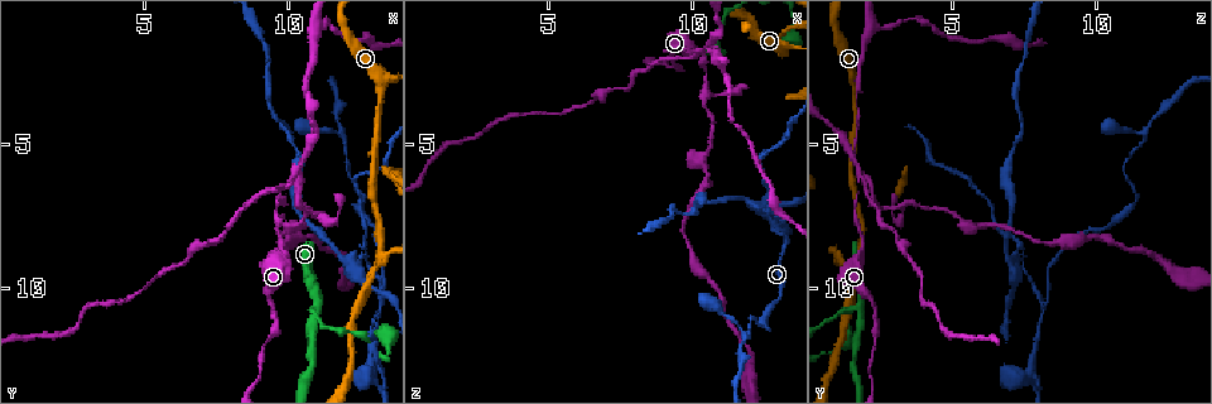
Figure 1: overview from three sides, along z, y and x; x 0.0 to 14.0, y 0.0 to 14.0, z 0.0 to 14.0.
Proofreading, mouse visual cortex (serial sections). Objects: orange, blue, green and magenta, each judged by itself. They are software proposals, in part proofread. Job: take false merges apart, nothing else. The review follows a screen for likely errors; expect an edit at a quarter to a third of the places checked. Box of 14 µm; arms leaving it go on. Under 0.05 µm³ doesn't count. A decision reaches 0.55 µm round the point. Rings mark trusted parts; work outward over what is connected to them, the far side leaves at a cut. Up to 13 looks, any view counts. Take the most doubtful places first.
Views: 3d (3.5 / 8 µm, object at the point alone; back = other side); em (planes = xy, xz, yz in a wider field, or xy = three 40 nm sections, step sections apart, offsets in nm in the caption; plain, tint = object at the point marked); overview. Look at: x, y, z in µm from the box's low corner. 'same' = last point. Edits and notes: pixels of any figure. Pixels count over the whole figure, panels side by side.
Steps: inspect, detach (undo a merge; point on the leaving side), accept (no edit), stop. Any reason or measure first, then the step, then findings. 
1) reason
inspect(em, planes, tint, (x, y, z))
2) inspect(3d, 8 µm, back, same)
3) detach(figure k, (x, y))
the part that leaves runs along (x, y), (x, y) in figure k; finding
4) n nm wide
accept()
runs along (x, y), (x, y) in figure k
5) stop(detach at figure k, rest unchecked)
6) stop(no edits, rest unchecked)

three-way junction
inspect(3d, 8 µm, (13.4, 10.4, 8.2))

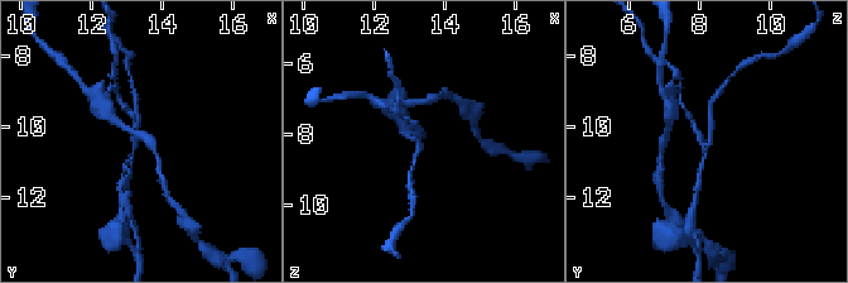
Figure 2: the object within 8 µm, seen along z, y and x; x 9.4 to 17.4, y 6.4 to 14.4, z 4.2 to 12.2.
inspect(3d, 3.5 µm, (13.2, 10.5, 8.1))

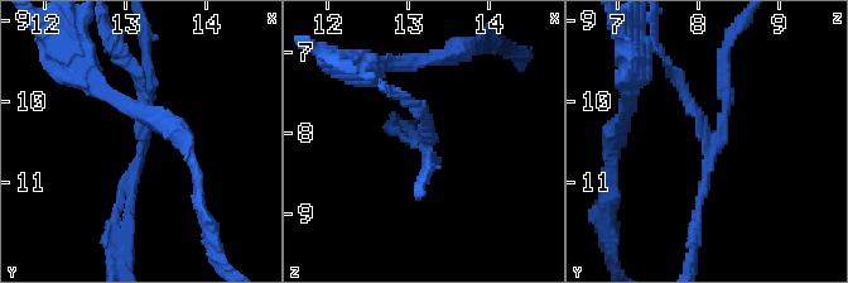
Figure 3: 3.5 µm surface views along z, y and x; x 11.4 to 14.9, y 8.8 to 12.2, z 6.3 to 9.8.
3 arms; arms of 100, 150, 150 nm; now the EM
inspect(em, planes, tint, (13.25, 10.45, 8.25))

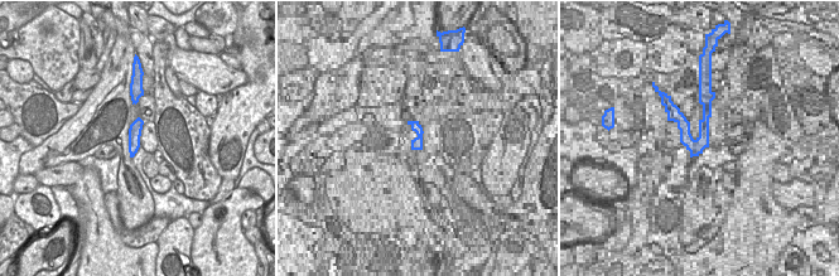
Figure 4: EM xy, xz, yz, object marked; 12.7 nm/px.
detach(figure 3, (687, 99))
the part that leaves runs along (713, 140), (655, 39) in figure 3; two cells meet here

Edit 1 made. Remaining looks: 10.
see it whole again
inspect(overview)

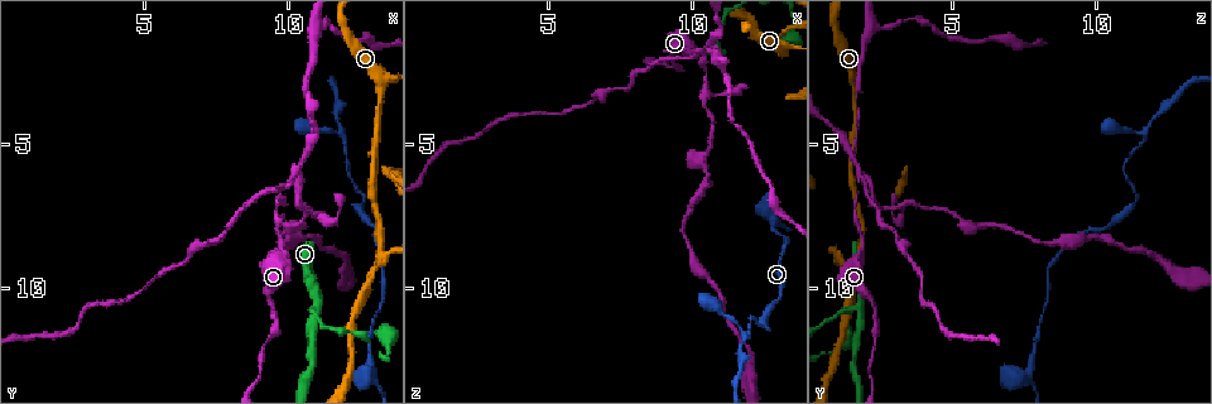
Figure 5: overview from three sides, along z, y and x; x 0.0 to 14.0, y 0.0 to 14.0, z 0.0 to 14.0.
three arms meet
inspect(em, xy, step 5, tint, (11.0, 10.6, 1.8))

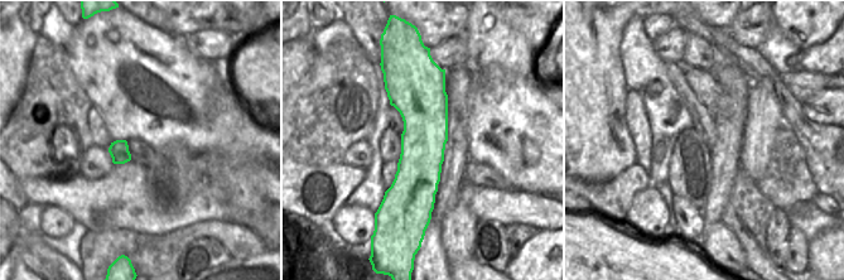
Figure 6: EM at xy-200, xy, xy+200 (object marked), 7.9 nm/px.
inspect(3d, 3.5 µm, same)

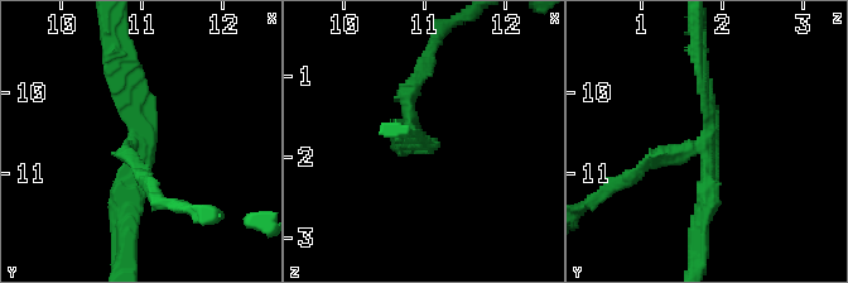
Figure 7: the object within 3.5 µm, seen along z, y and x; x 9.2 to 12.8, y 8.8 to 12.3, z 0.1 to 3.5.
3 arms; arms of 200, 200, 250 nm
detach(figure 7, (414, 90))
the part that leaves runs along (409, 123), (409, 91), (437, 33) in figure 7; a second cell is stuck on

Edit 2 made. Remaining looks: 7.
abrupt turn
inspect(3d, 3.5 µm, (12.6, 6.8, 11.5))

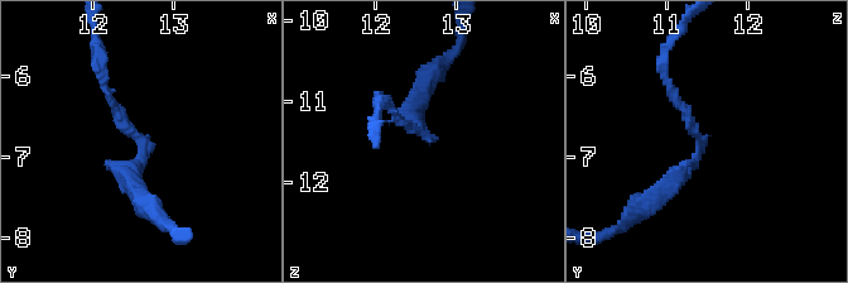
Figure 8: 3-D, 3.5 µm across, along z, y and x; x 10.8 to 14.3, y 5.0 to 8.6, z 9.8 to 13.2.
inspect(em, xy, step 5, tint, (12.65, 6.80, 11.40))

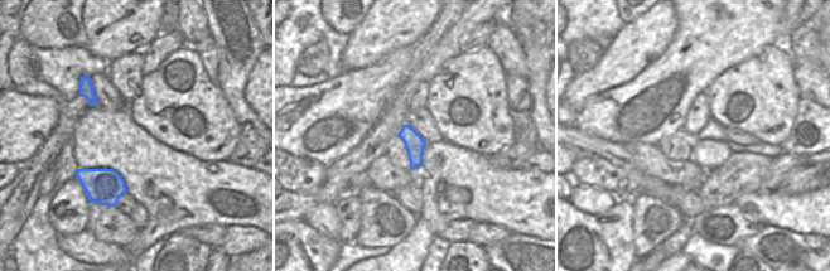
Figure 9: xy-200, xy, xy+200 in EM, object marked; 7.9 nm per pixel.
accept()
runs along (141, 202), (145, 144), (102, 82) in figure 8; one cell here

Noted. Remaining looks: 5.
thin neck
inspect(3d, 3.5 µm, (11.8, 4.7, 11.7))

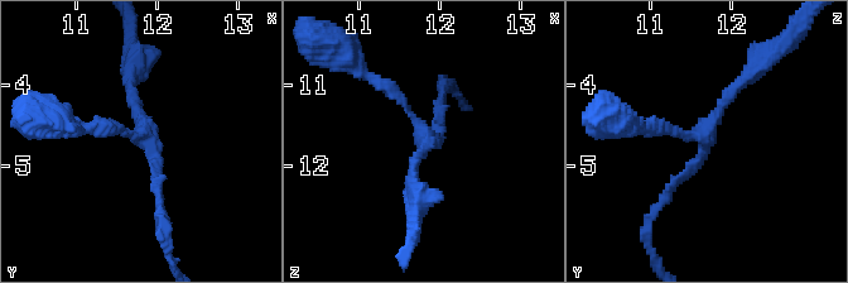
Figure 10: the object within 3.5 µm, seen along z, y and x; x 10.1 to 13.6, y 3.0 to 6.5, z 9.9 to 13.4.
3 arms; arms of 150, 150, 150 nm
inspect(em, planes, tint, (11.80, 4.60, 11.70))

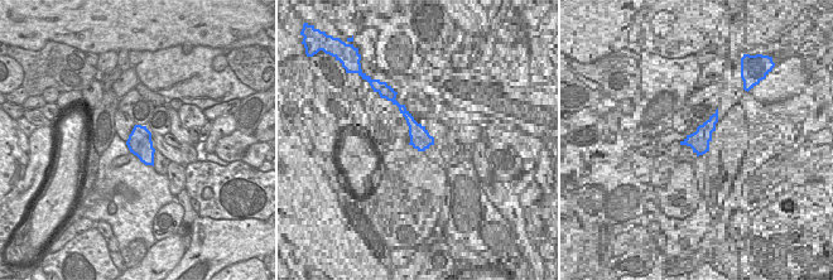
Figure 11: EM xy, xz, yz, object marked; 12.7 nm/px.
accept()
runs along (159, 201), (155, 147), (90, 128) in figure 10; one cell here

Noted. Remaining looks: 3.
narrows sharply
inspect(3d, 3.5 µm, (9.8, 8.5, 2.0))

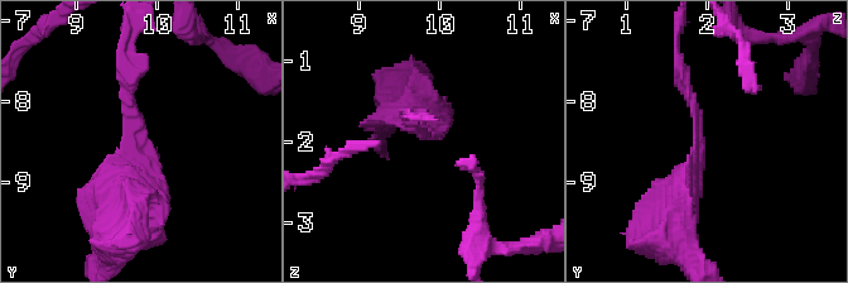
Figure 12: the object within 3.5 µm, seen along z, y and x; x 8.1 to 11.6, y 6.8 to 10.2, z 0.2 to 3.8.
arms of 200, 450 nm
inspect(em, xy, step 3, tint, (9.75, 8.40, 1.90))

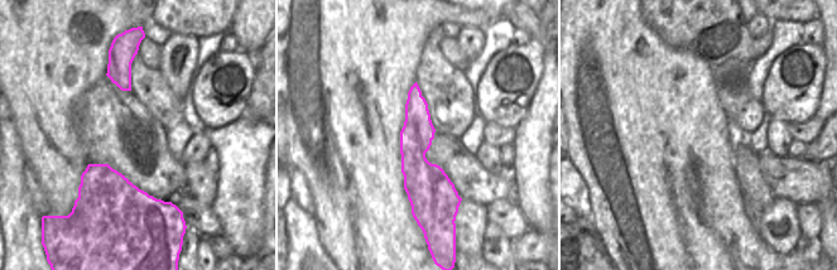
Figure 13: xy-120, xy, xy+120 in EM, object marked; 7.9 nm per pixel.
accept()
runs along (675, 212), (698, 162), (679, 57) in figure 12; one cell here

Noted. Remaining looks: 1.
stop(detach at figure 3, detach at figure 7, rest unchecked)

